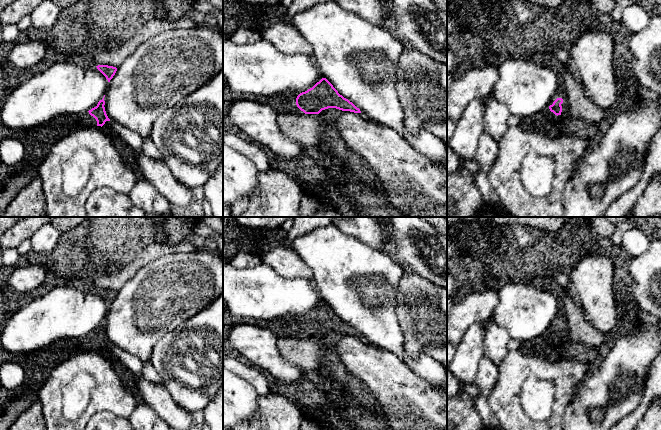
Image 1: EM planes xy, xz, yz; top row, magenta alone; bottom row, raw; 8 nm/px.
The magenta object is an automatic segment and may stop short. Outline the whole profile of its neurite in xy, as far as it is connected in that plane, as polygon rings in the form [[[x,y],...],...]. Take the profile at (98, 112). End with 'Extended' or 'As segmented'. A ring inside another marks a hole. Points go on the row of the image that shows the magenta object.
[[[104,97],[100,100],[96,107],[86,113],[77,114],[74,125],[81,128],[89,128],[93,126],[104,127],[106,121],[110,121],[105,111]]]. Extended

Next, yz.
[[[558,73],[558,89],[551,102],[536,117],[534,125],[539,126],[548,121],[558,121],[563,116],[564,122],[570,115],[569,104],[566,97],[566,89],[562,76]]]. Extended

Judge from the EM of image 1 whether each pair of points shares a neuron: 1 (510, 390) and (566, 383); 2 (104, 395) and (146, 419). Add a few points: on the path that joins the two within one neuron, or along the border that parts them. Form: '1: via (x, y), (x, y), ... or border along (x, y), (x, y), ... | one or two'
1: via (521, 375), (528, 368), (551, 368) | one
2: border along (139, 401), (128, 418) | two

